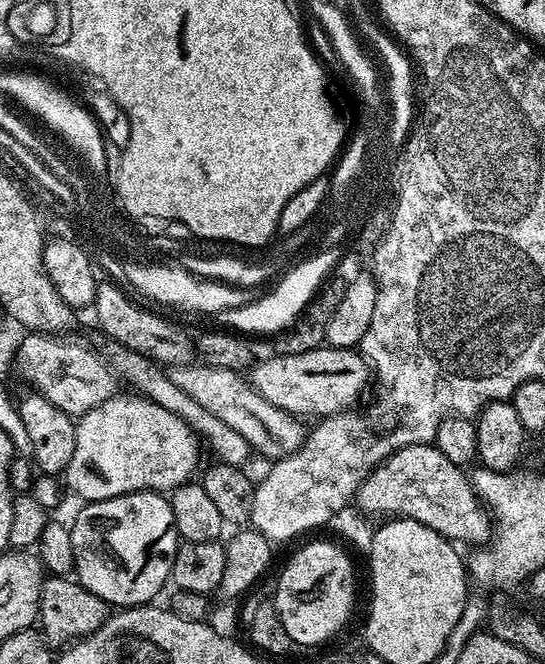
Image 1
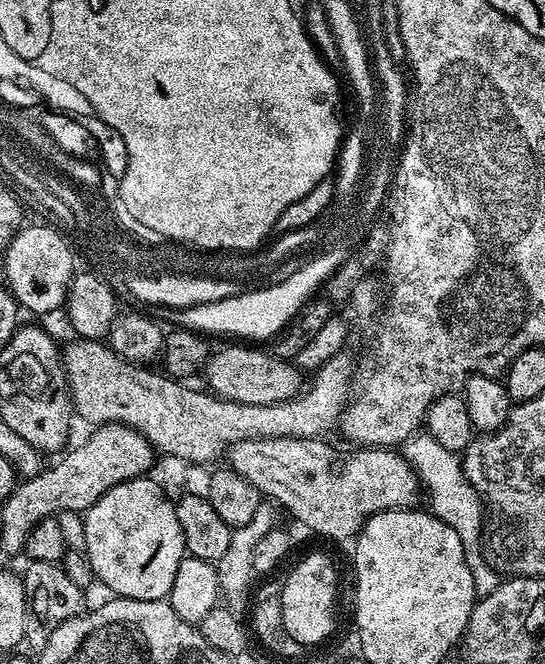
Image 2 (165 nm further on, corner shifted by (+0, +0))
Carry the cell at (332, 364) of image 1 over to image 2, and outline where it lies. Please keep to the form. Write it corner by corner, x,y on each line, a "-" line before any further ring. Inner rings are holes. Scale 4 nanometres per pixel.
250,346
254,348
224,348
221,352
213,351
209,355
208,363
205,364
202,373
203,379
208,379
207,387
211,389
215,395
219,396
221,400
233,400
239,404
277,404
283,400
291,400
293,396
297,395
301,391
302,383
300,384
300,379
302,379
302,373
299,368
296,367
295,363
289,362
287,360
280,360
277,356
272,355
271,351
264,350
264,352
259,352
258,347

